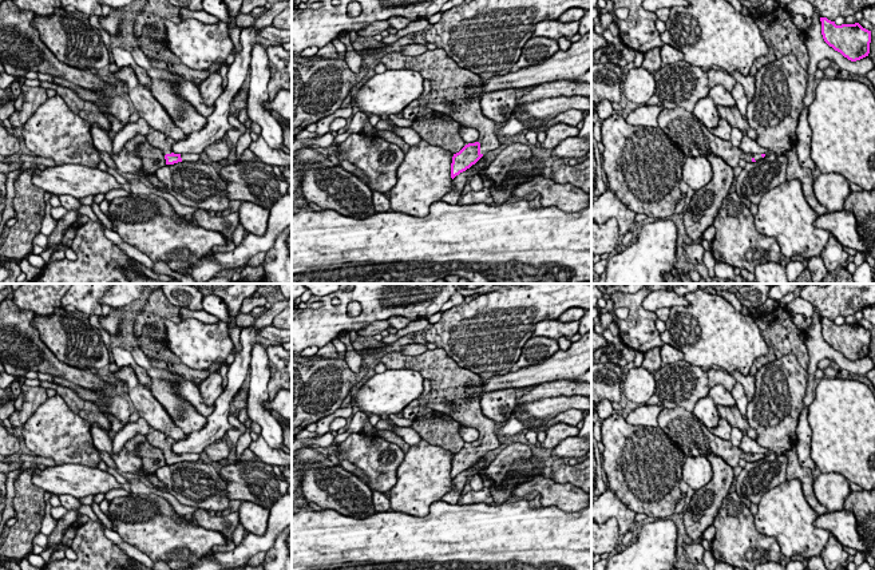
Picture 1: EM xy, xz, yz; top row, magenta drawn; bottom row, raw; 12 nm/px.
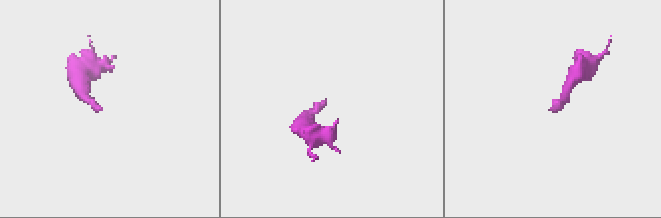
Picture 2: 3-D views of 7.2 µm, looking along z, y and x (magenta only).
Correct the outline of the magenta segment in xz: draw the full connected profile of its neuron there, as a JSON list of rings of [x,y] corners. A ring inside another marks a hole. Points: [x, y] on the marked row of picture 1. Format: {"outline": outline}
{"outline": [[[442,48],[428,50],[425,55],[407,56],[397,52],[381,58],[387,70],[417,71],[431,82],[431,98],[423,104],[432,111],[454,118],[460,126],[472,127],[479,132],[479,140],[466,145],[454,154],[451,178],[475,165],[483,155],[499,147],[495,135],[496,123],[480,108],[482,78],[459,67]]]}

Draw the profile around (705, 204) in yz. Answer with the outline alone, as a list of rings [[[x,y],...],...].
[[[708,154],[705,158],[710,162],[713,178],[694,191],[689,206],[682,211],[686,235],[693,242],[704,240],[704,231],[713,225],[721,203],[735,182],[733,169],[722,158],[713,154]]]

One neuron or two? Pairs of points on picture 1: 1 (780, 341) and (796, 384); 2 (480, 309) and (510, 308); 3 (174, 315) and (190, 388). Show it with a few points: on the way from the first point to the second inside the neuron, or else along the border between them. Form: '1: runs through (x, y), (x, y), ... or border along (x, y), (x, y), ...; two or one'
1: border along (806, 368), (794, 355), (783, 355), (757, 369); two
2: runs through (487, 309), (503, 309); one
3: border along (181, 375), (197, 386); two

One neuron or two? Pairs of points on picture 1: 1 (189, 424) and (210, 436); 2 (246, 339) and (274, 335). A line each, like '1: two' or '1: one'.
1: two
2: two

